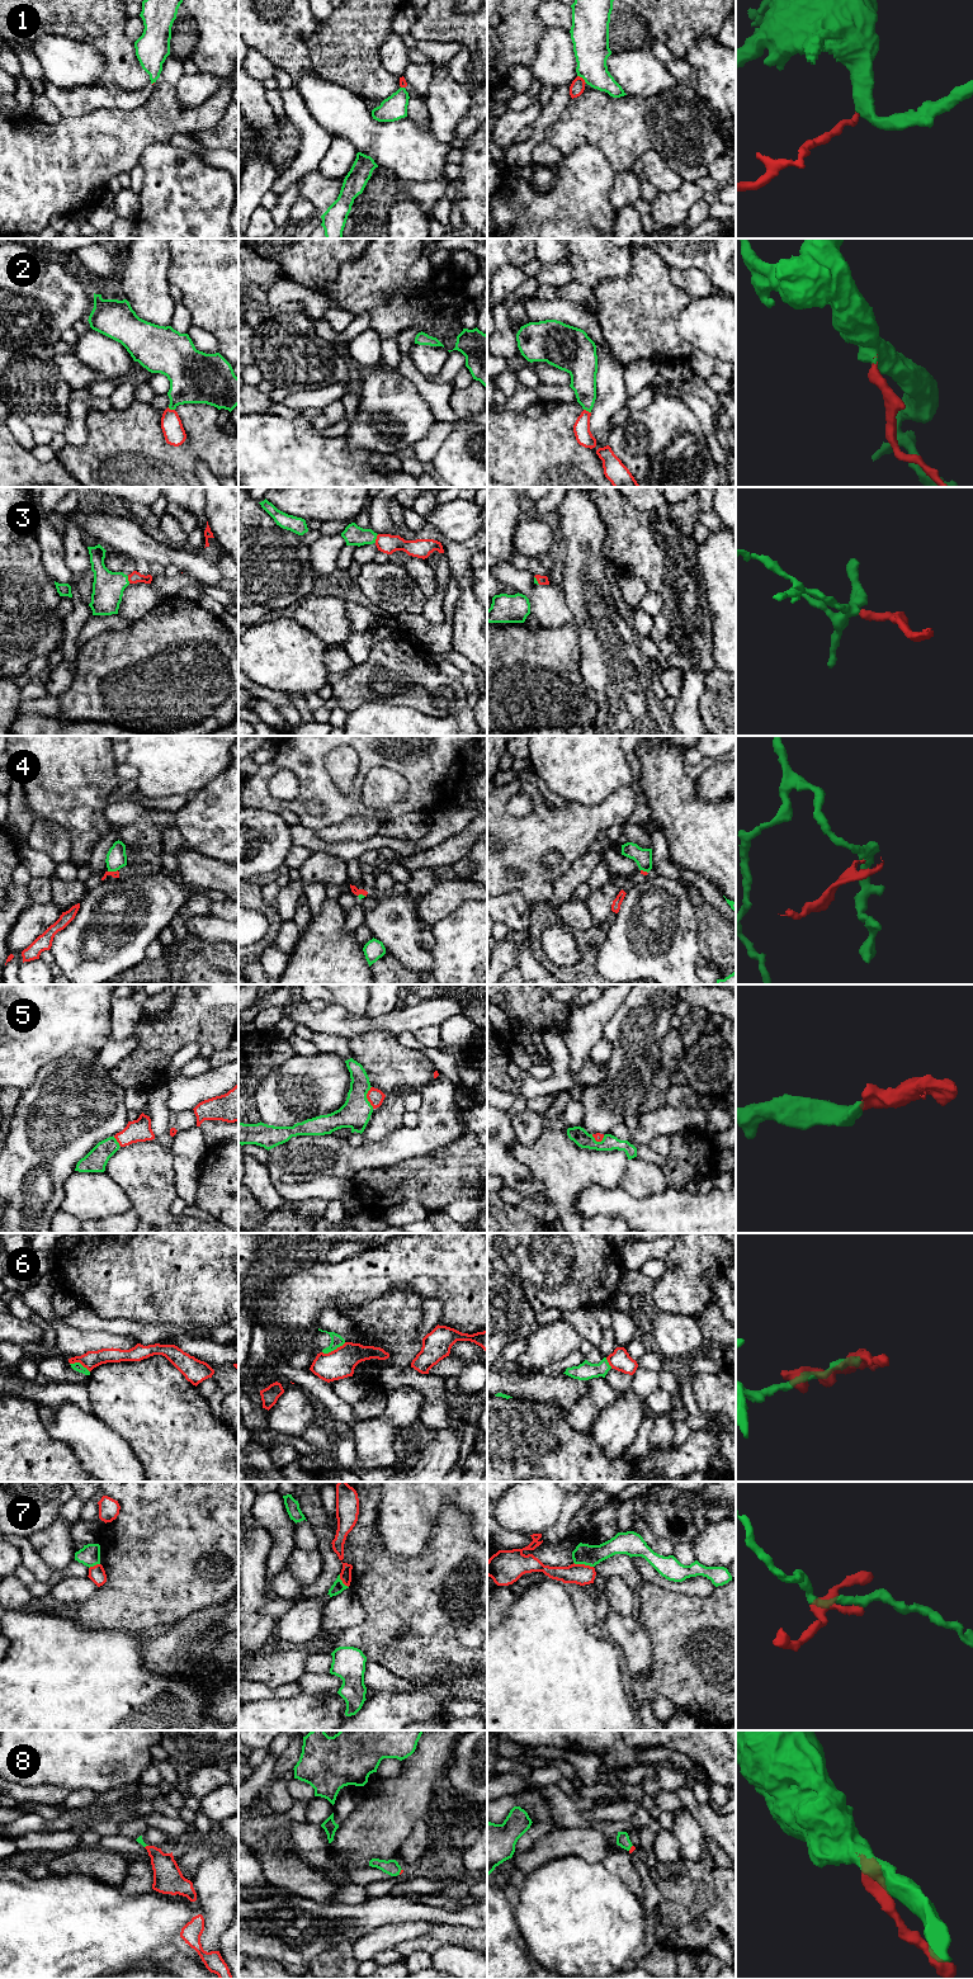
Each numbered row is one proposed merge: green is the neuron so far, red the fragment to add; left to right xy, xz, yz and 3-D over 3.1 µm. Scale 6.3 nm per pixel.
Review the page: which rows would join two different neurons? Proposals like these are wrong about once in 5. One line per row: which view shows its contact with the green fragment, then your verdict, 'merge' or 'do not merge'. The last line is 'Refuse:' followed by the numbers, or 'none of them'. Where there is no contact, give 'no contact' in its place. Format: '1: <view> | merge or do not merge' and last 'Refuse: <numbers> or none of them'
1: yz | do not merge
2: yz | merge
3: xz | merge
4: xy | do not merge
5: xz | merge
6: xz | do not merge
7: yz | do not merge
8: xz | merge
Refuse: 1, 4, 6, 7

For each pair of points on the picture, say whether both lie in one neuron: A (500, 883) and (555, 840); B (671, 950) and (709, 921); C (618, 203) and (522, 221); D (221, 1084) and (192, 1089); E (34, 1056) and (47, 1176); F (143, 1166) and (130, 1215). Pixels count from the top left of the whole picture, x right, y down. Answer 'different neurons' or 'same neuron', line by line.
A: same neuron
B: different neurons
C: different neurons
D: same neuron
E: different neurons
F: different neurons

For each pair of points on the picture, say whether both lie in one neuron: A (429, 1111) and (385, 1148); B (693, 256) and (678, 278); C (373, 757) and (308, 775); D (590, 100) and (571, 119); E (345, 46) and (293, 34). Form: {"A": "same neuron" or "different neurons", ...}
{"A": "same neuron", "B": "different neurons", "C": "same neuron", "D": "same neuron", "E": "different neurons"}

